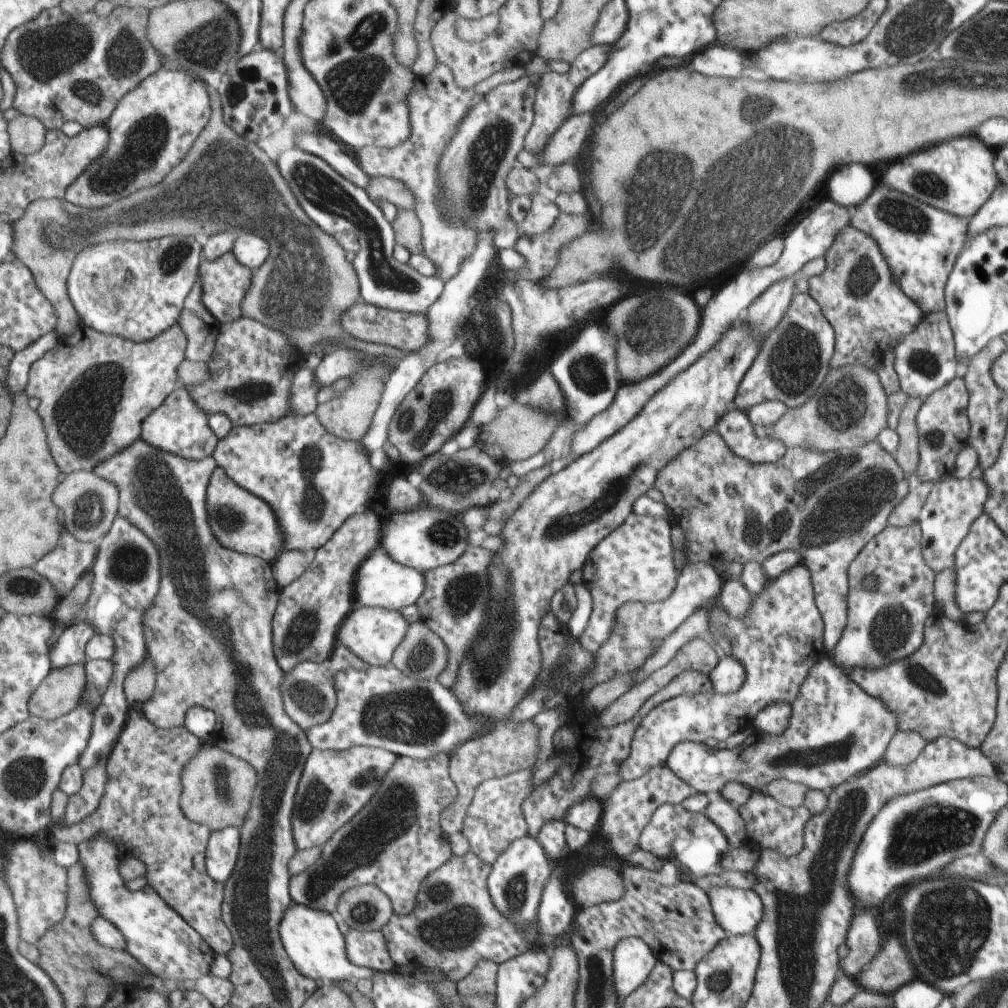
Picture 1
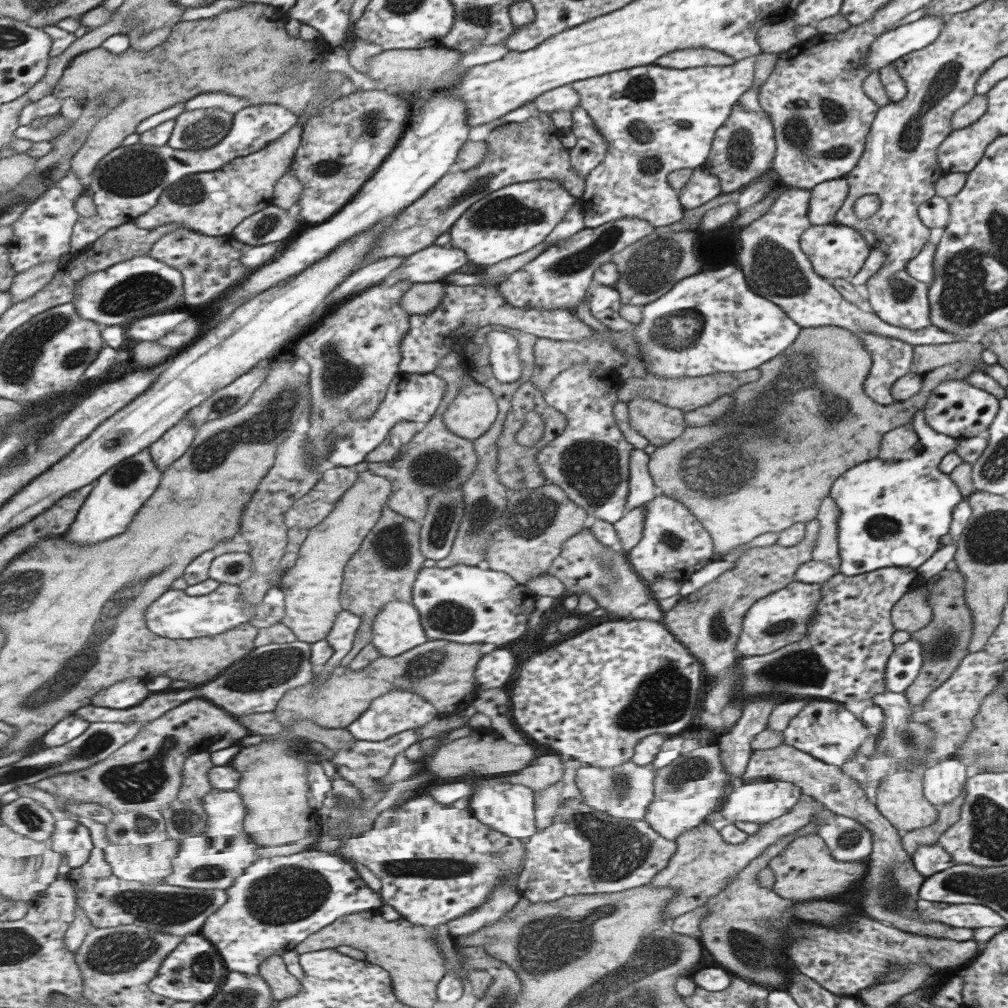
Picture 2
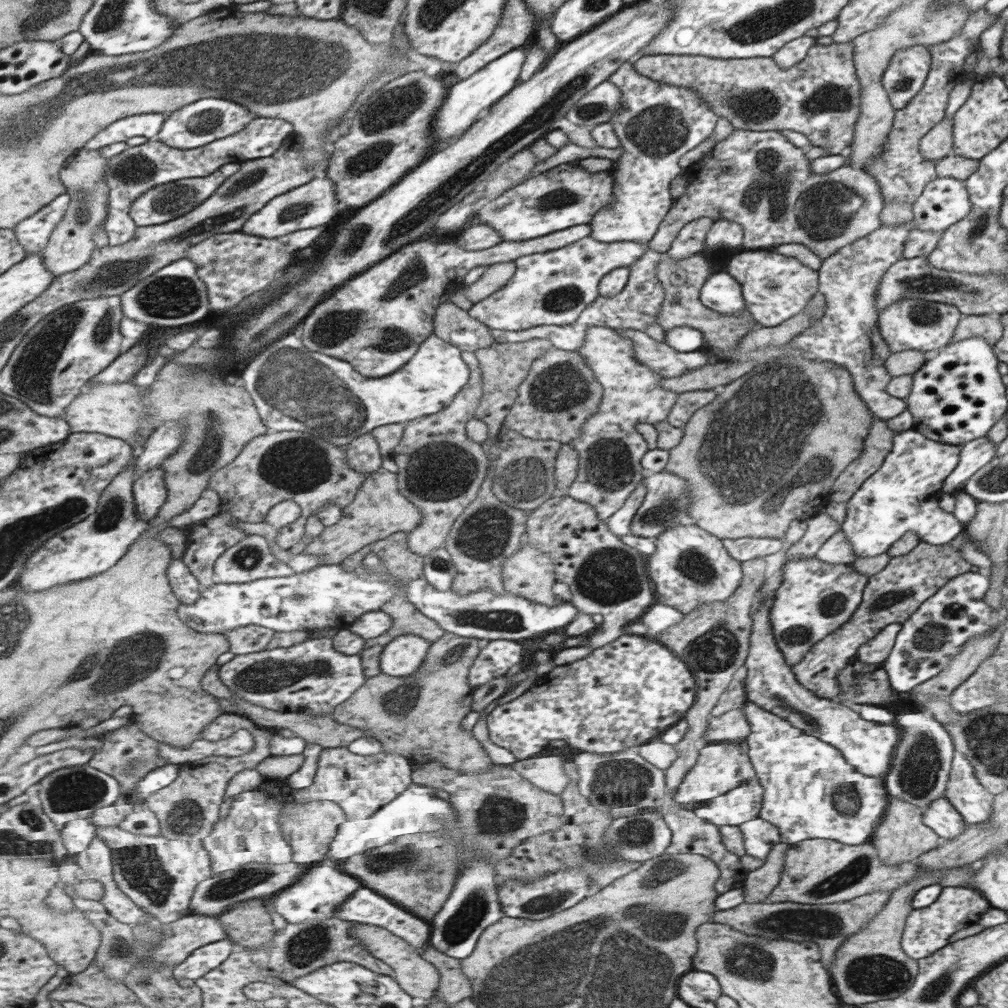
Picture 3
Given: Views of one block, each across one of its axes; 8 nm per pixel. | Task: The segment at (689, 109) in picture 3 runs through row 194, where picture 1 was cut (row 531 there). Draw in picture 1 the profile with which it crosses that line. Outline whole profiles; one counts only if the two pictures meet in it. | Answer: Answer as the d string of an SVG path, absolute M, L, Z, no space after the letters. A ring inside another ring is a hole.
M631 514L619 530L615 530L609 538L603 538L599 546L591 552L589 560L583 566L581 584L591 594L591 614L587 620L585 634L579 636L579 644L595 654L599 646L611 638L617 628L617 612L621 606L629 602L643 602L643 604L657 604L667 602L671 594L675 594L675 586L679 580L679 572L675 570L673 562L673 544L671 544L673 524L671 520L651 518Z

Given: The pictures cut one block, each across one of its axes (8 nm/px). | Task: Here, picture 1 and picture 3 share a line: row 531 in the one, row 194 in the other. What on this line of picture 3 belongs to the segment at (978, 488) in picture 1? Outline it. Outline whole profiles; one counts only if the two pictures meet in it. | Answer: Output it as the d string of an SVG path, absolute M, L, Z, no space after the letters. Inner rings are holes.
M935 178L923 188L923 196L913 204L913 222L917 230L945 232L971 212L965 182L955 178Z

